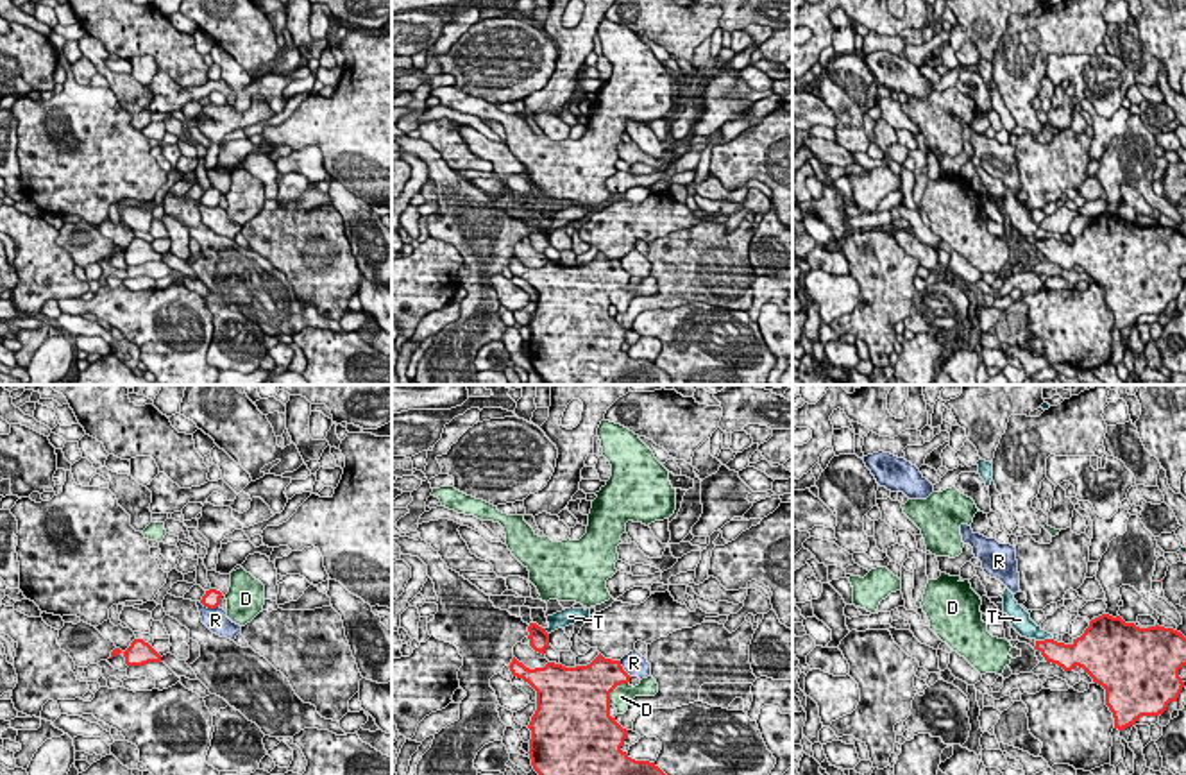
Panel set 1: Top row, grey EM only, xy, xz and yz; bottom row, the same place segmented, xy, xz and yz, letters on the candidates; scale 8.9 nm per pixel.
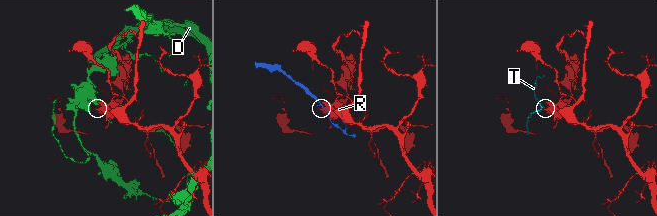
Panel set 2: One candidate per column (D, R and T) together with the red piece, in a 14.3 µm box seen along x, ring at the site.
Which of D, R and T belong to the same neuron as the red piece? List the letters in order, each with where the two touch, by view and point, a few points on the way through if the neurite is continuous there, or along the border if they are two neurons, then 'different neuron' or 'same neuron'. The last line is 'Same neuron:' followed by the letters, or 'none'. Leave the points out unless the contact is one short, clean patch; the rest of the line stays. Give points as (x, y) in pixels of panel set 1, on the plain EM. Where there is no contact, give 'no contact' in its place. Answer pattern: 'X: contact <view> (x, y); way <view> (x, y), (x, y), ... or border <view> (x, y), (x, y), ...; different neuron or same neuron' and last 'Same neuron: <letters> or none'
D: contact xz (614, 287); different neuron
R: contact xy (208, 206); different neuron
T: contact yz (1045, 238); border yz (1050, 237), (1036, 240); different neuron
Same neuron: none

